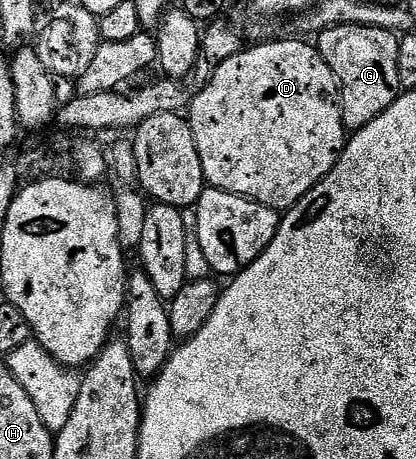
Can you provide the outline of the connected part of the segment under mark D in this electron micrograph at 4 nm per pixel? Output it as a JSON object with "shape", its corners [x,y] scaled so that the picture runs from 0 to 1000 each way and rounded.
{"shape":[[[651,83],[639,92],[625,92],[611,100],[596,100],[582,113],[560,118],[560,126],[541,126],[541,135],[514,142],[507,168],[498,185],[478,203],[462,207],[454,218],[454,268],[459,290],[474,318],[474,336],[483,344],[483,370],[488,390],[505,407],[526,410],[534,418],[558,418],[572,427],[587,427],[601,436],[615,436],[620,444],[635,444],[663,458],[702,453],[752,405],[762,405],[800,370],[800,362],[815,351],[825,333],[829,312],[829,281],[825,275],[825,240],[810,216],[810,176],[800,153],[781,135],[781,126],[767,113],[755,94],[736,96],[728,87],[671,87]]]}

